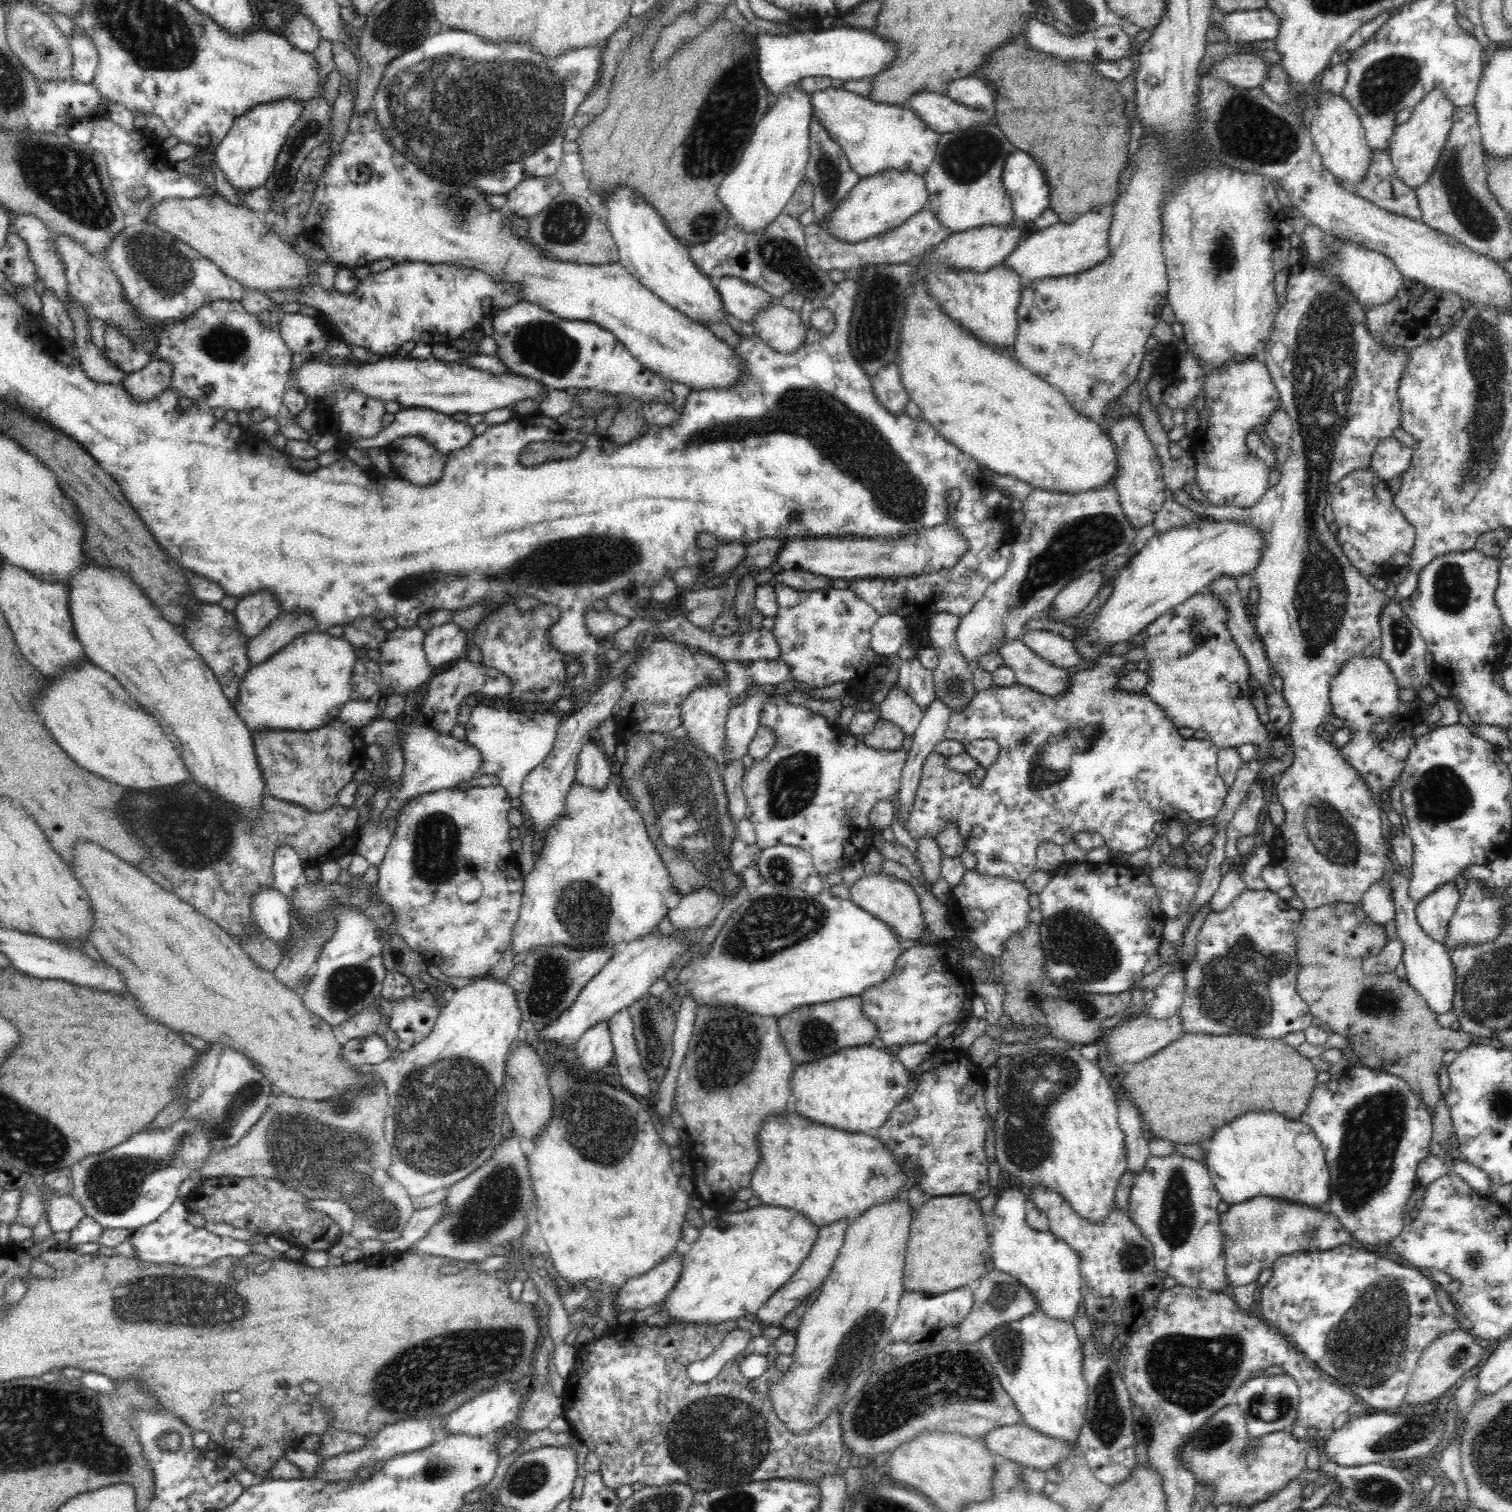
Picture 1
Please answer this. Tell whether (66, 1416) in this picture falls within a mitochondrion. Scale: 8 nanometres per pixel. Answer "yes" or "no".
yes

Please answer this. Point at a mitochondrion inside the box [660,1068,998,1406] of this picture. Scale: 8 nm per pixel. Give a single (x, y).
(864, 1334)

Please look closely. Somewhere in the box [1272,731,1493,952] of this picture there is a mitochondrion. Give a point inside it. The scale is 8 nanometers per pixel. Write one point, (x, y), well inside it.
(1439, 796)

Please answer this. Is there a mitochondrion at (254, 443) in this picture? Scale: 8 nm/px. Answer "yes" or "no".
no

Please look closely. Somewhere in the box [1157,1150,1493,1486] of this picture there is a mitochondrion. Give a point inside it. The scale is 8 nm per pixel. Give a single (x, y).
(1365, 1358)

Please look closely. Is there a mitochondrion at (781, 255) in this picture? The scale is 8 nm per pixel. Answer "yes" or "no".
yes

